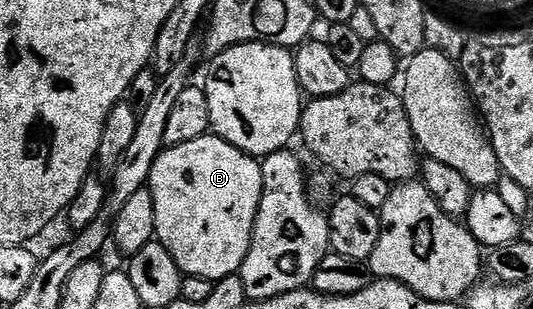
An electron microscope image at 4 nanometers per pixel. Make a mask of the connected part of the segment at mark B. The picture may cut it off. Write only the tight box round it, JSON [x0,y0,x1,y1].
[148,133,262,281]

